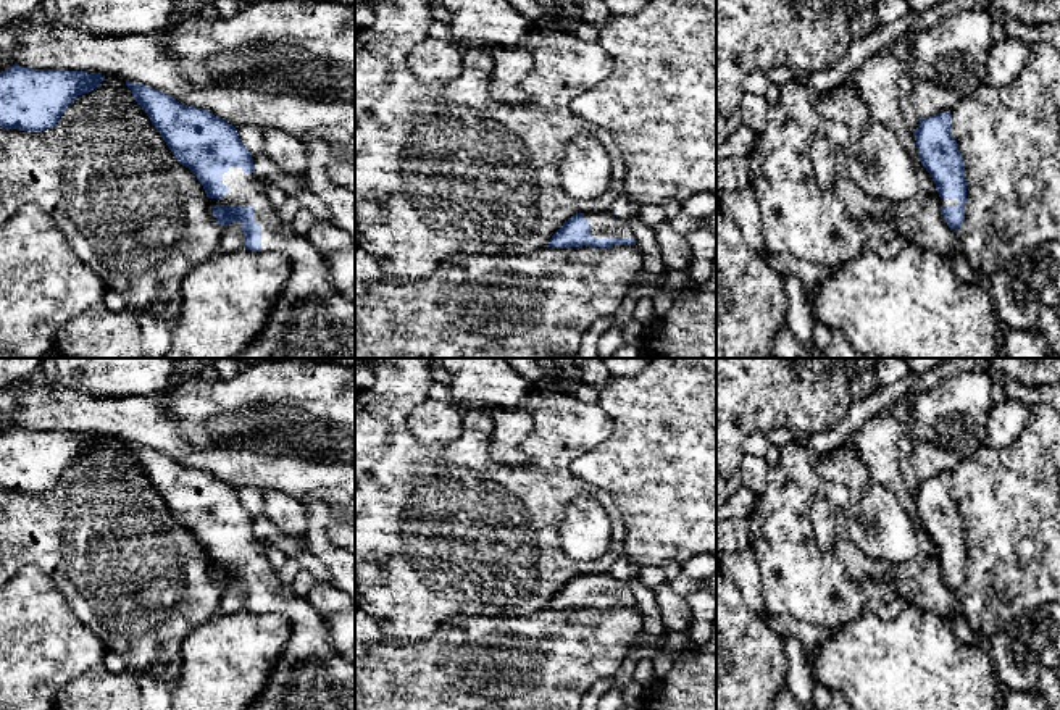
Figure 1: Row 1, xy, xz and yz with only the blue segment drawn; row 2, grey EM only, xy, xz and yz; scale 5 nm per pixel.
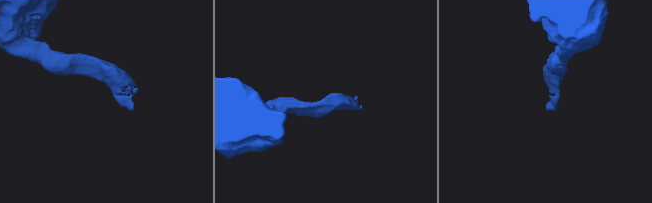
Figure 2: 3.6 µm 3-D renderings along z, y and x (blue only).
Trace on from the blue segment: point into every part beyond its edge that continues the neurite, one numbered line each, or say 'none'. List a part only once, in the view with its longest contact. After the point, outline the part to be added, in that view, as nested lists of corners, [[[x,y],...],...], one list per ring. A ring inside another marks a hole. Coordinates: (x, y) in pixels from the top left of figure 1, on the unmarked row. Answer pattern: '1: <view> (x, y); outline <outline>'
1: xy (308, 675); outline [[[231,528],[223,536],[227,549],[221,560],[208,560],[210,566],[253,566],[255,584],[261,587],[261,613],[279,613],[290,621],[290,637],[274,663],[265,691],[247,710],[355,710],[355,662],[339,655],[328,641],[328,628],[305,597],[281,583],[268,562],[268,549],[255,534]]]

